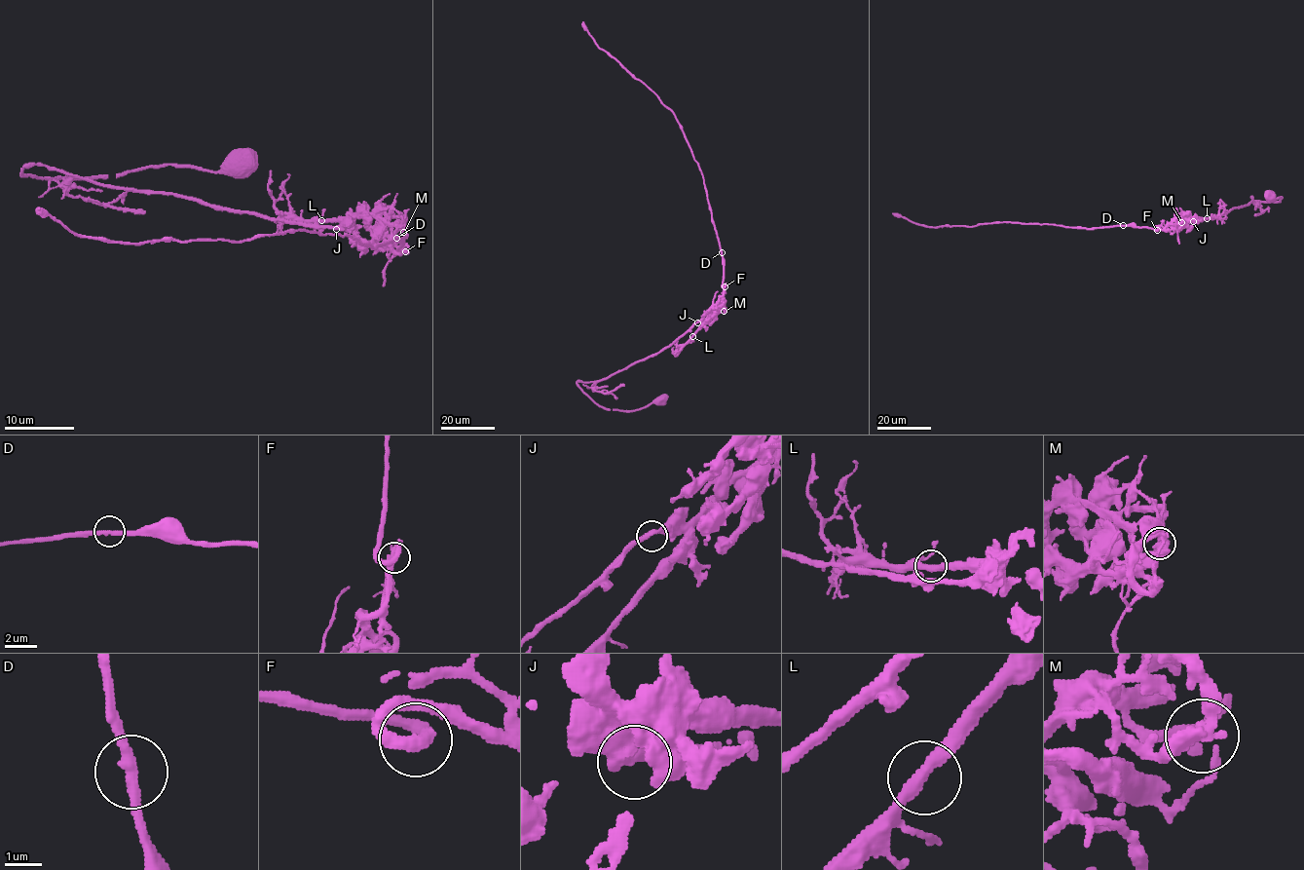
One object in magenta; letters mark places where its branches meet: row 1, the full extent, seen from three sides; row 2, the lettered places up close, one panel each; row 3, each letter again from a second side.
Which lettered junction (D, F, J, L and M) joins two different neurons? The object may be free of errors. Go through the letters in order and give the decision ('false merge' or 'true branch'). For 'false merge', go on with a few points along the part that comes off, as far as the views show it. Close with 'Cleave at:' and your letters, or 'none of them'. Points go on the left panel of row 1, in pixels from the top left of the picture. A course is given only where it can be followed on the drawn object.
D: true branch
F: true branch
J: true branch
L: true branch
M: true branch
Cleave at: none of them

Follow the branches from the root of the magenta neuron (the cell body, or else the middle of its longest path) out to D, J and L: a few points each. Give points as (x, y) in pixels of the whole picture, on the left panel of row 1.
D: (233, 162), (23, 172), (44, 164), (329, 227), (376, 214), (395, 225), (398, 253), (396, 238)
J: (233, 162), (219, 170), (160, 164), (84, 178), (23, 172), (44, 164), (103, 185), (336, 229)
L: (233, 162), (23, 172), (44, 164), (213, 208), (348, 221), (321, 220)

